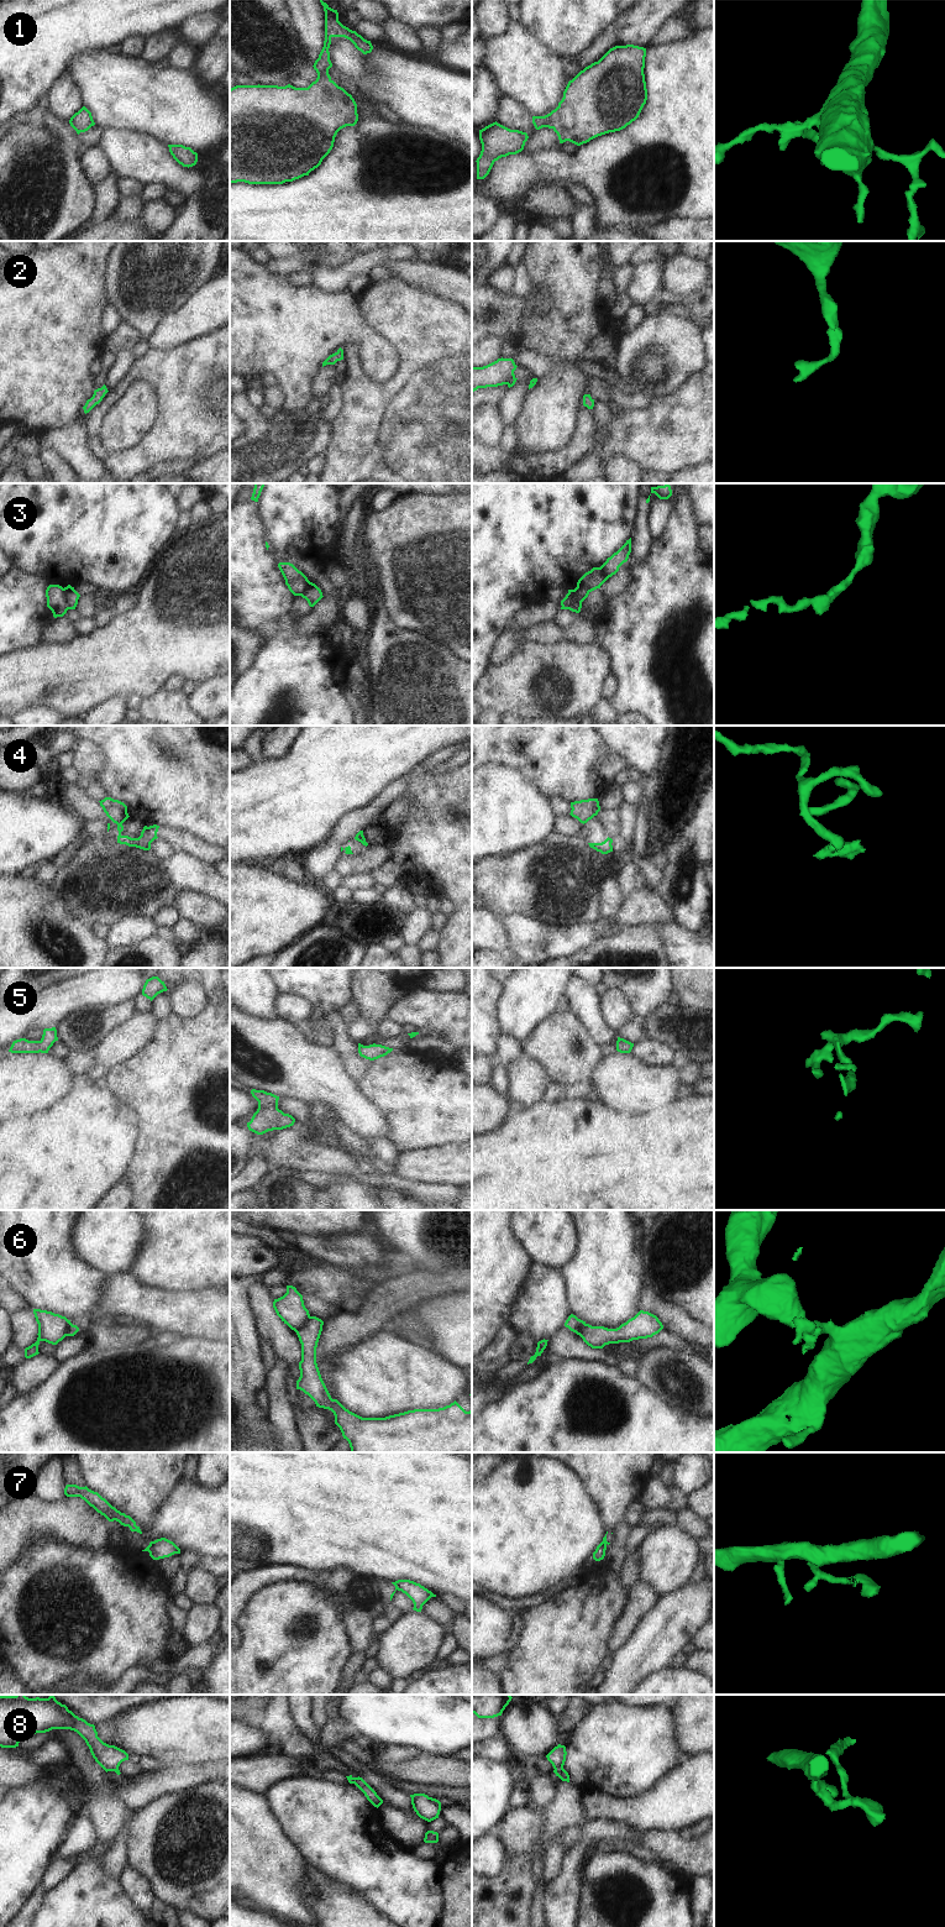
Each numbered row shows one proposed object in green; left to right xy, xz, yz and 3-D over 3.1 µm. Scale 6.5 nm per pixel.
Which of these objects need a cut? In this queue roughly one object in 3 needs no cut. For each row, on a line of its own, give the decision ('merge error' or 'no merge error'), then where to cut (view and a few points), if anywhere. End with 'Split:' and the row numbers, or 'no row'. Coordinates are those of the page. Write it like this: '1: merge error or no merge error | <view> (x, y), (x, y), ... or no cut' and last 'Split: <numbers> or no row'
1: no merge error | no cut
2: no merge error | no cut
3: merge error | xy (63, 588), (68, 608)
4: merge error | xy (121, 822), (117, 825)
5: no merge error | no cut
6: merge error | xz (310, 1317), (294, 1330)
7: merge error | xy (153, 1541), (147, 1550)
8: merge error | yz (562, 1766), (555, 1769)
Split: 3, 4, 6, 7, 8

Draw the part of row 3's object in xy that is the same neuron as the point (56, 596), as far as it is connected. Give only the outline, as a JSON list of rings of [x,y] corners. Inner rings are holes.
[[[49,585],[46,590],[47,607],[52,611],[53,617],[63,617],[68,606],[65,603],[64,588],[59,585]]]

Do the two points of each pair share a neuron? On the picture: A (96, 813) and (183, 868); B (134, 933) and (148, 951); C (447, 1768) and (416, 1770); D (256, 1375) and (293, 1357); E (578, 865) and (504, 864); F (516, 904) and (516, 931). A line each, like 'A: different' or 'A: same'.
A: different
B: different
C: same
D: different
E: same
F: different

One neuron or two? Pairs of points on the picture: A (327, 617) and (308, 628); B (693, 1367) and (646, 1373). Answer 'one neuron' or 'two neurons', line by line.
A: one neuron
B: one neuron

